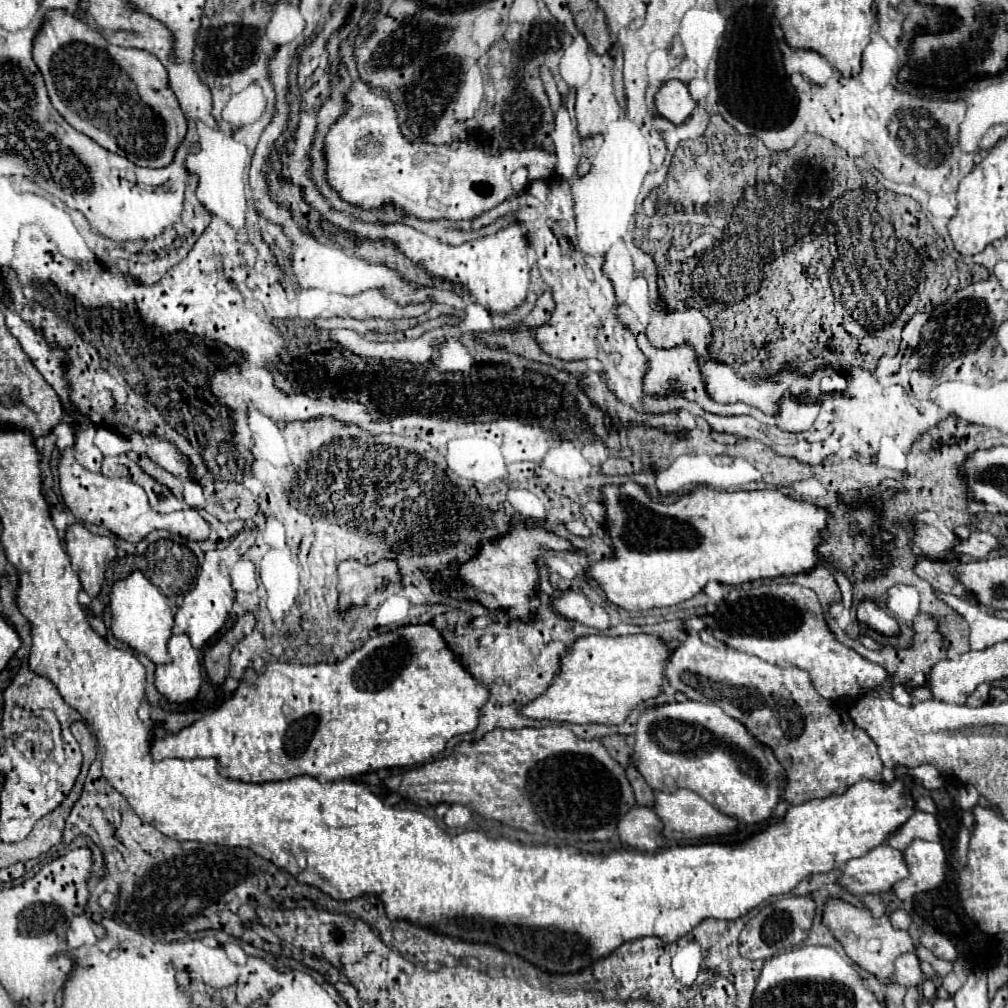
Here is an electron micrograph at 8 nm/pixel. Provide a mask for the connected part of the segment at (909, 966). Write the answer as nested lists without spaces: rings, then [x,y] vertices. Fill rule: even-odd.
[[[907,952],[901,958],[897,958],[893,980],[905,988],[917,986],[923,980],[923,972],[919,968],[919,958],[915,952]]]

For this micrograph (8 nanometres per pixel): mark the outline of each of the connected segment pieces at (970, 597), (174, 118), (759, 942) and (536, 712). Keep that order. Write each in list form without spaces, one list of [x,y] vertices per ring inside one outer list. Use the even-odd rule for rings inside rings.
[[[921,556],[915,564],[915,572],[925,578],[935,590],[939,592],[945,592],[945,594],[953,594],[969,604],[975,604],[977,606],[977,598],[973,592],[969,592],[961,582],[959,578],[953,574],[953,570],[945,564],[945,562],[933,562],[933,560],[927,560],[925,556]]]
[[[51,10],[45,14],[43,28],[37,34],[33,58],[45,78],[53,106],[73,128],[87,134],[103,148],[129,158],[137,166],[161,168],[173,160],[175,148],[185,138],[187,120],[177,104],[175,94],[167,86],[165,66],[153,54],[145,50],[113,46],[99,32],[91,30],[71,14],[65,14],[63,10]]]
[[[781,898],[765,904],[757,916],[753,916],[739,934],[739,954],[749,960],[767,960],[783,950],[805,942],[815,914],[815,902],[811,898]]]
[[[649,634],[633,636],[583,636],[565,654],[565,666],[557,674],[553,686],[537,702],[521,710],[535,720],[555,720],[573,724],[623,724],[629,712],[645,700],[663,692],[665,664],[671,656],[665,640]]]

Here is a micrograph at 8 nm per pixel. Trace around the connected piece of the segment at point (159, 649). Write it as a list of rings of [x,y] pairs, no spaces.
[[[139,570],[123,580],[117,580],[111,588],[111,632],[117,640],[129,644],[133,650],[145,654],[155,664],[171,662],[167,654],[167,640],[173,628],[173,610],[169,598],[153,586]]]

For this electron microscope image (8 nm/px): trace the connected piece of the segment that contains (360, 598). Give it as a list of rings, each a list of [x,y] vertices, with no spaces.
[[[347,560],[339,564],[339,608],[365,604],[365,598],[375,592],[375,588],[383,582],[399,582],[397,564],[389,560],[381,560],[377,564],[365,566],[355,560]]]

